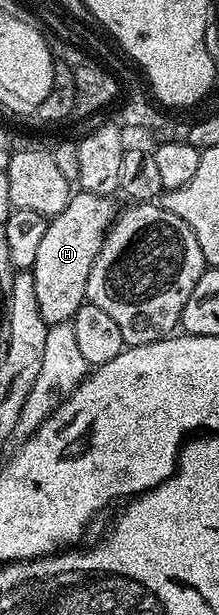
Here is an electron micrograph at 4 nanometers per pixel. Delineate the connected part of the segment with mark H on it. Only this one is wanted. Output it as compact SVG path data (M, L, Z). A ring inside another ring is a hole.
M77 190L70 195L62 212L49 220L47 234L43 234L31 269L39 314L43 314L45 324L72 321L79 306L86 303L87 278L91 274L91 266L105 241L105 233L112 228L119 215L119 208L113 202L113 196L87 194Z

